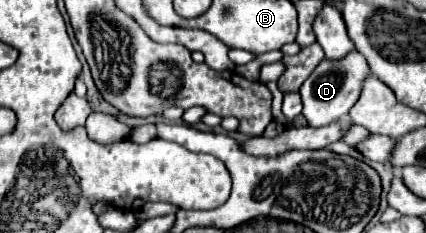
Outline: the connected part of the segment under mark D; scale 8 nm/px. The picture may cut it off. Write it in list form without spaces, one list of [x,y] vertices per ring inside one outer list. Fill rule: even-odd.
[[[352,49],[352,53],[348,53],[348,57],[342,57],[340,61],[324,59],[300,87],[300,95],[304,101],[302,113],[308,119],[310,127],[322,127],[332,121],[344,119],[352,105],[358,101],[362,83],[368,75],[370,75],[368,61],[364,61],[362,53],[358,53],[356,49]]]

